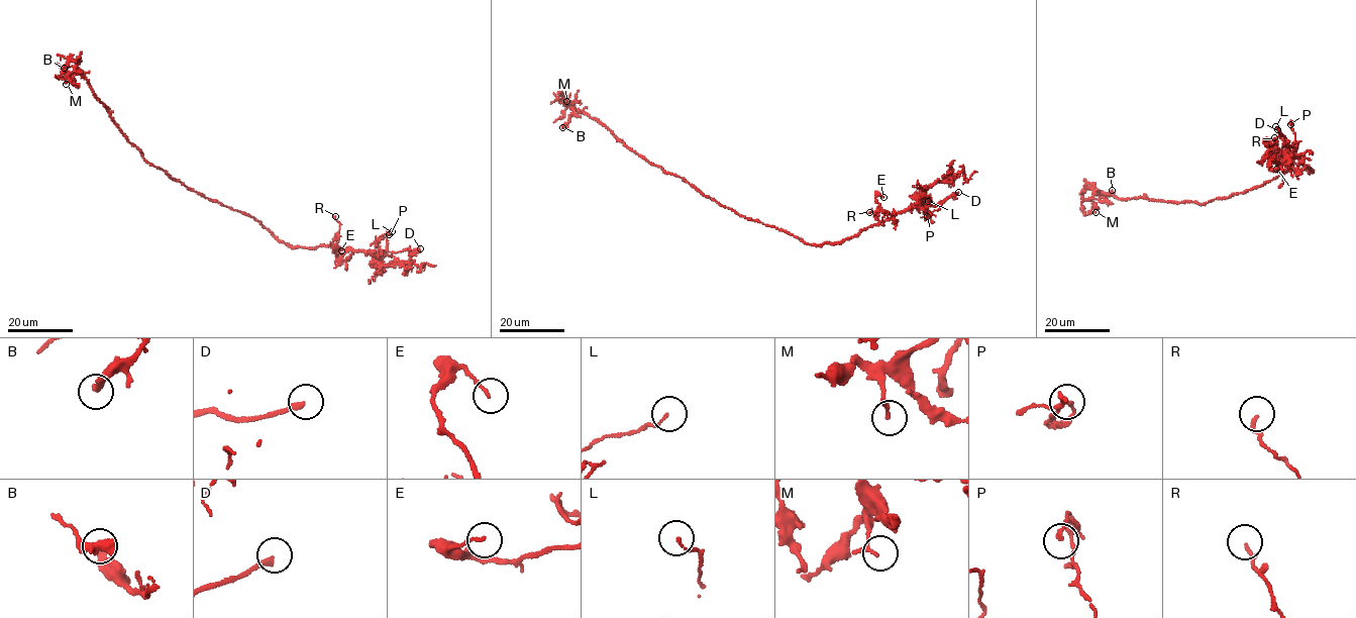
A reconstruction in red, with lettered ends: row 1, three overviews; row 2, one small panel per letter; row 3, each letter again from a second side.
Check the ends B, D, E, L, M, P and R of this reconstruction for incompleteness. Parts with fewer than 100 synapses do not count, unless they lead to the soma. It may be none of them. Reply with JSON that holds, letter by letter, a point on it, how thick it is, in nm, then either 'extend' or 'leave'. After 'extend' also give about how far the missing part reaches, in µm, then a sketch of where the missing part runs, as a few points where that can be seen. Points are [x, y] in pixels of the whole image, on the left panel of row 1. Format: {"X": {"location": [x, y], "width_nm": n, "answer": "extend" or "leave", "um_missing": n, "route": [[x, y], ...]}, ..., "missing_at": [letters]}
{"B": {"location": [64, 68], "width_nm": 300, "answer": "leave"}, "D": {"location": [420, 248], "width_nm": 240, "answer": "extend", "um_missing": 45}, "E": {"location": [341, 250], "width_nm": 140, "answer": "leave"}, "L": {"location": [392, 231], "width_nm": 100, "answer": "leave"}, "M": {"location": [66, 84], "width_nm": 170, "answer": "leave"}, "P": {"location": [389, 234], "width_nm": 90, "answer": "leave"}, "R": {"location": [335, 216], "width_nm": 130, "answer": "leave"}, "missing_at": ["D"]}

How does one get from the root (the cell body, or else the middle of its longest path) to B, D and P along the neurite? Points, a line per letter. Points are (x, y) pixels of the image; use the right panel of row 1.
B: (1267, 182), (1204, 205), (1142, 197), (1123, 200), (1099, 192), (1102, 201), (1112, 190)
D: (1267, 182), (1289, 170), (1312, 171), (1296, 153), (1291, 156), (1288, 140), (1277, 129)
P: (1267, 182), (1289, 170), (1312, 171), (1295, 153), (1288, 150), (1287, 156), (1293, 159), (1295, 150), (1290, 124)

